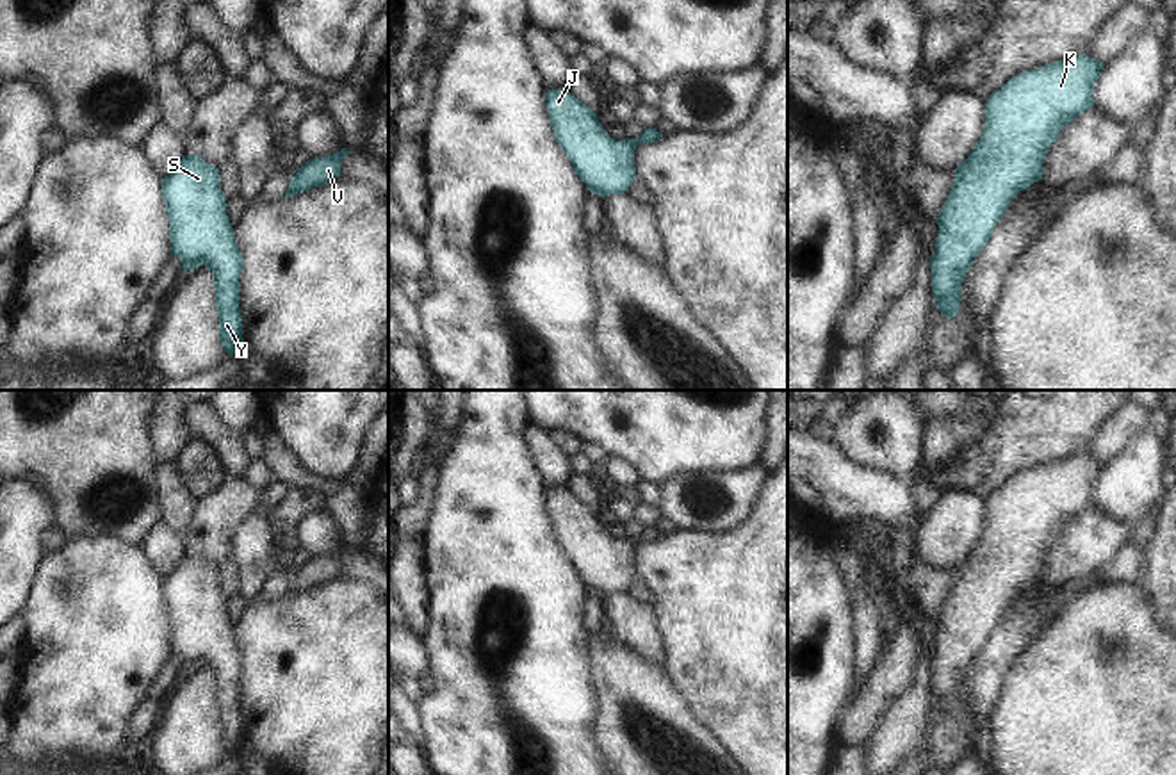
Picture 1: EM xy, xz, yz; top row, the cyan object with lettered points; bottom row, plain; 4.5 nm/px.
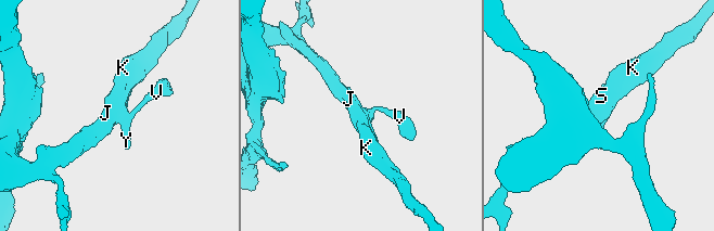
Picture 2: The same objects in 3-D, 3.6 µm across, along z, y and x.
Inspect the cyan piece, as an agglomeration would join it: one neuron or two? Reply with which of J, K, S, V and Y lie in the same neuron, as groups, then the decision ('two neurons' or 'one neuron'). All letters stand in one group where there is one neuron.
J K S V Y | one neuron

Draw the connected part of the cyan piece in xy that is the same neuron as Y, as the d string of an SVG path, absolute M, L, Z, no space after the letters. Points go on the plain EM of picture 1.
M187 552L175 570L162 577L162 599L169 618L171 654L182 659L184 672L205 663L214 673L219 739L228 755L233 755L244 741L239 707L239 679L244 656L233 636L233 624L226 615L226 595L219 584L219 567Z

